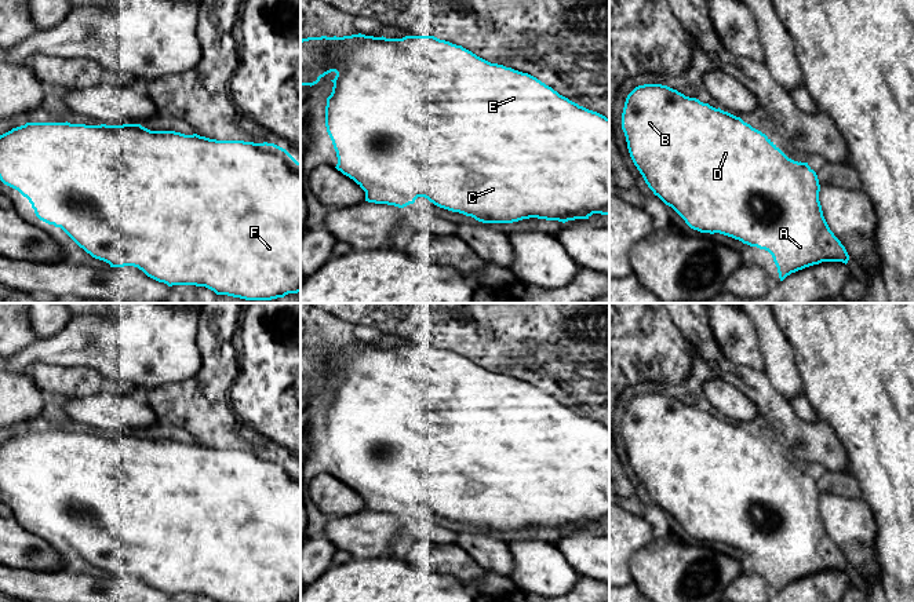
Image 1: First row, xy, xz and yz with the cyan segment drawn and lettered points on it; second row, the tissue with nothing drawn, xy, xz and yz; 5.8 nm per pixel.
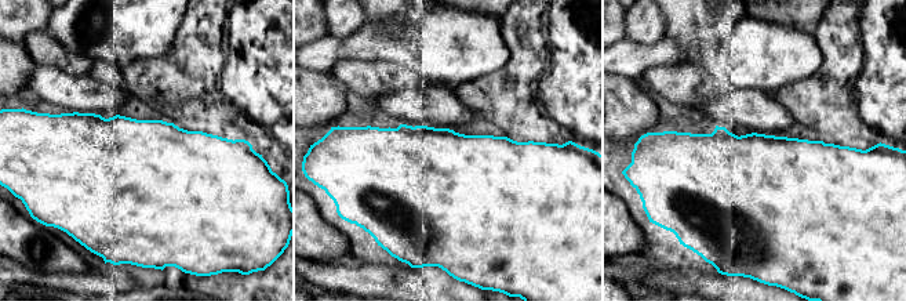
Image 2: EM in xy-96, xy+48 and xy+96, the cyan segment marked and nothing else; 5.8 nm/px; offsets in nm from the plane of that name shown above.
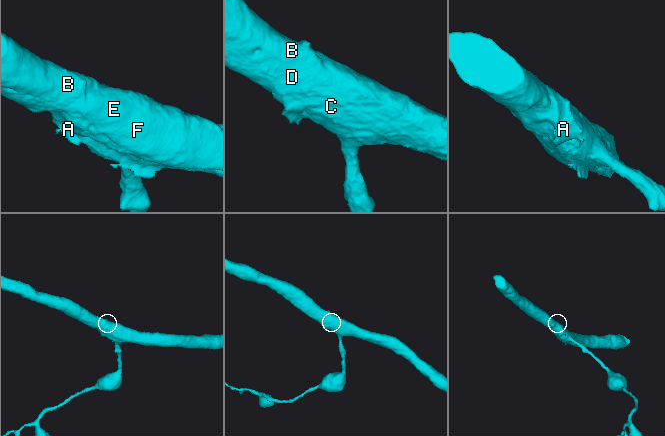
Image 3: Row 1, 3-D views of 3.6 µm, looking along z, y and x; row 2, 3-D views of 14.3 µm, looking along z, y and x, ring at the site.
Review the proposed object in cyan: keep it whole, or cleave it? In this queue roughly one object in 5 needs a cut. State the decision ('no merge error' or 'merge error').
no merge error

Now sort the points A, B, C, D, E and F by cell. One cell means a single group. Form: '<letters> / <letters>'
A B C D E F

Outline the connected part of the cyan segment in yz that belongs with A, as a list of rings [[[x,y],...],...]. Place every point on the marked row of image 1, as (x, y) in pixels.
[[[644,84],[636,87],[626,98],[622,113],[622,129],[626,136],[627,149],[630,157],[642,175],[648,187],[658,196],[666,205],[671,207],[685,223],[700,233],[720,233],[735,240],[742,241],[750,247],[768,251],[778,267],[779,278],[783,281],[791,273],[802,270],[805,267],[819,264],[822,262],[842,262],[848,263],[849,255],[841,241],[830,230],[822,211],[819,201],[820,185],[816,172],[808,165],[808,163],[798,163],[789,158],[765,134],[753,128],[744,123],[740,117],[736,117],[728,112],[715,109],[709,103],[703,103],[696,98],[685,96],[684,94],[662,84]]]

